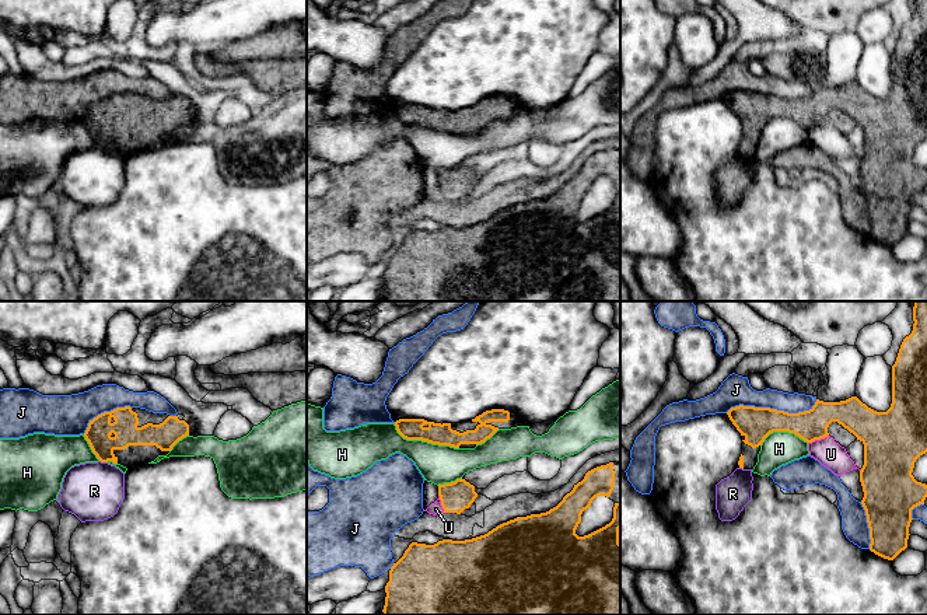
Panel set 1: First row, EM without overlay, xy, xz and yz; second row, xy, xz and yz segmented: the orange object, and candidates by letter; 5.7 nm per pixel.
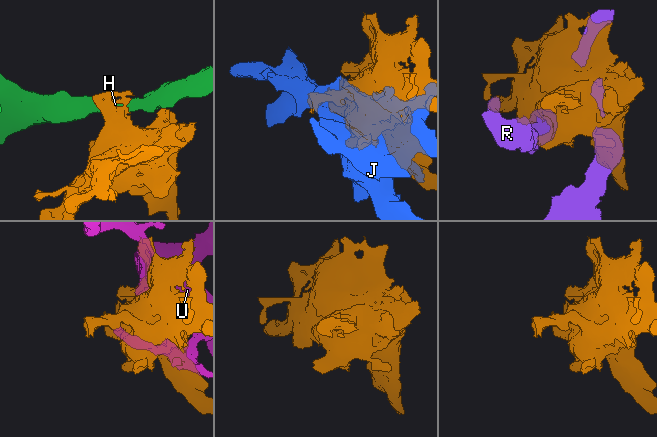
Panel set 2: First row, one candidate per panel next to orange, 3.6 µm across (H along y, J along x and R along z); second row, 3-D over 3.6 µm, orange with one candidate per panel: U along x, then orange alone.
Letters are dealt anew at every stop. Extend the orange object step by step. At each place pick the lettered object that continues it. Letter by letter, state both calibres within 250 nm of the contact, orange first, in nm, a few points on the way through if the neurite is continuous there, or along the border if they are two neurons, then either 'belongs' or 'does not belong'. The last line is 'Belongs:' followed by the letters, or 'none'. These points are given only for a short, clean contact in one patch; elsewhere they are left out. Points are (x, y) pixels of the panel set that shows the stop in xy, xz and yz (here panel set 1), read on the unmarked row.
H: 130 nm thick on the orange side, 220 nm on the other; does not belong
J: 190 nm thick on the orange side, 180 nm on the other; does not belong
R: 140 nm thick on the orange side, 340 nm on the other; border along xy (100, 146), (107, 149); does not belong
U: 180 nm thick on the orange side, 160 nm on the other; does not belong
Belongs: none

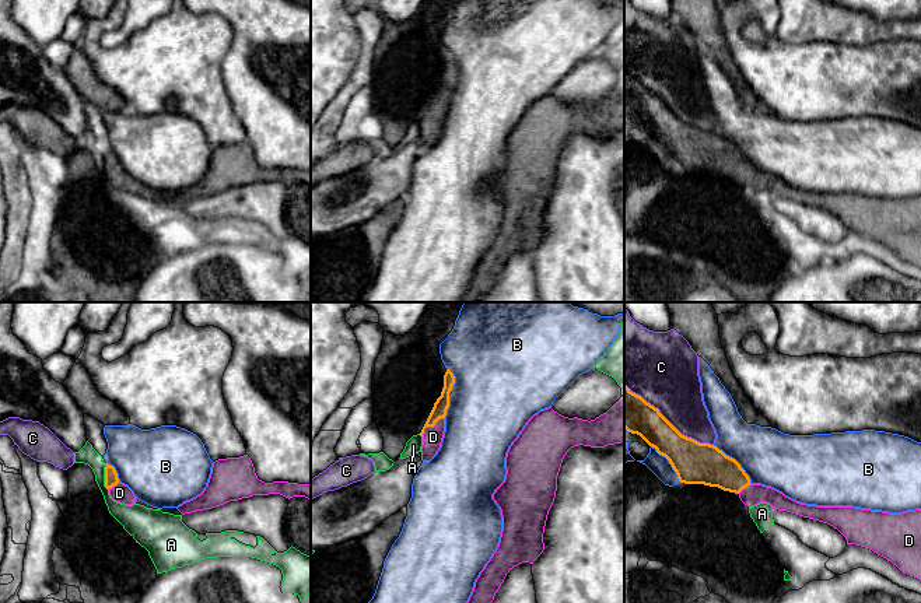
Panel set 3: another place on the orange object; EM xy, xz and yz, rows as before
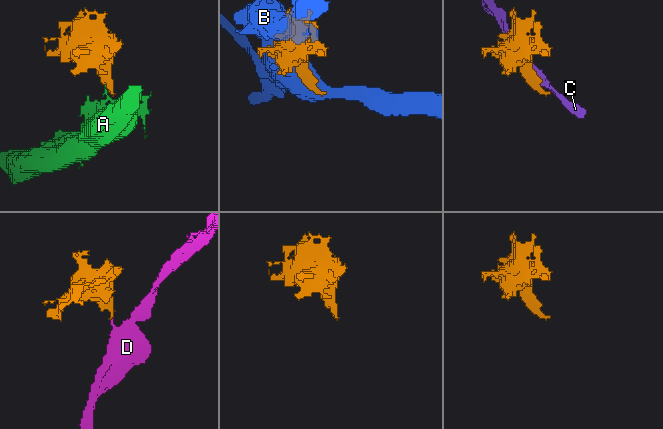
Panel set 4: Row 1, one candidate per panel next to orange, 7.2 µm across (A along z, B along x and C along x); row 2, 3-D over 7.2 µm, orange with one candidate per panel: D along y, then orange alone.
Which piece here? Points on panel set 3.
A: 80 nm thick on the orange side, 120 nm on the other; border along xy (105, 150), (105, 174), (108, 176); does not belong
B: 240 nm thick on the orange side, 320 nm on the other; does not belong
C: 220 nm thick on the orange side, 360 nm on the other; does not belong
D: 80 nm thick on the orange side, 110 nm on the other; runs through xz (440, 94), (437, 105), (430, 112), (433, 123); belongs
Belongs: D

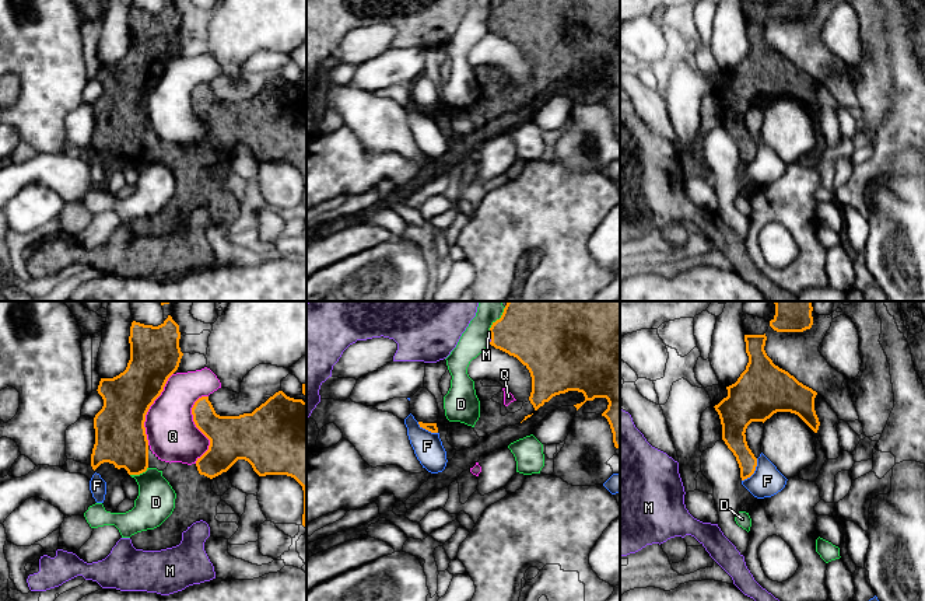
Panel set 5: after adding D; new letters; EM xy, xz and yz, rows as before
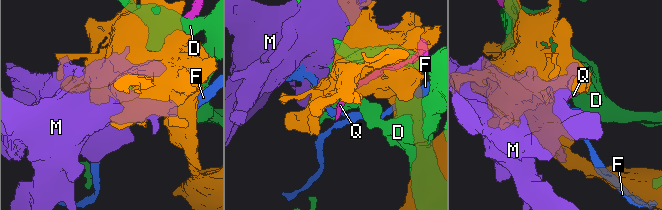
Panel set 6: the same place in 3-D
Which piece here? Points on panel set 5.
D: 300 nm thick on the orange side, 220 nm on the other; does not belong
F: 130 nm thick on the orange side, 180 nm on the other; border along yz (757, 144), (754, 157), (742, 167); does not belong
M: 300 nm thick on the orange side, 20 nm on the other; does not belong
Q: 260 nm thick on the orange side, 300 nm on the other; does not belong
Belongs: none

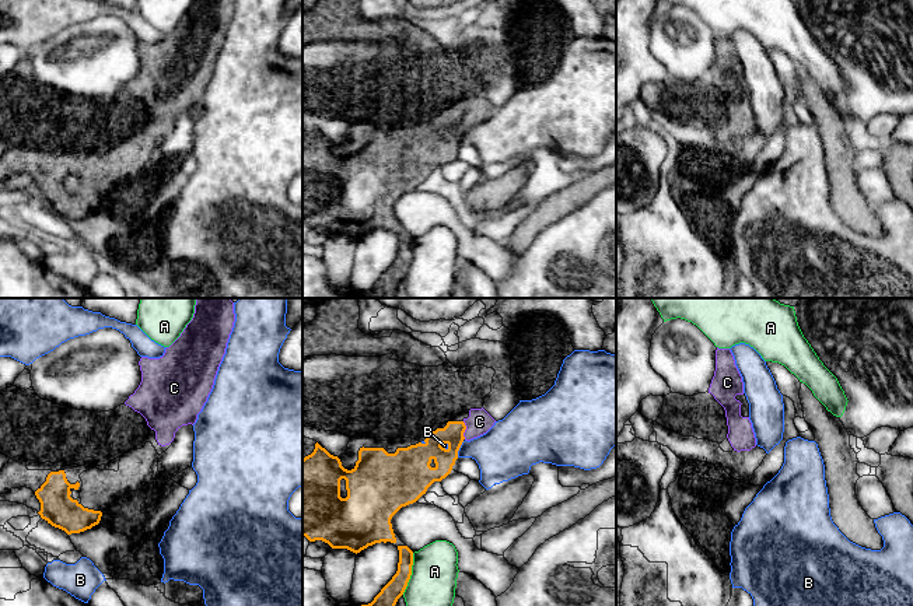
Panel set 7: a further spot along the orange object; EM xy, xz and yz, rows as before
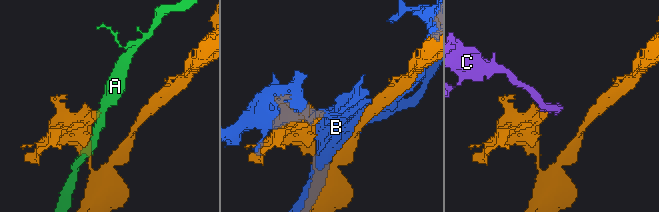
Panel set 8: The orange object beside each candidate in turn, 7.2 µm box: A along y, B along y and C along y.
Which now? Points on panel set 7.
A: 140 nm thick on the orange side, 280 nm on the other; border along xz (413, 240), (412, 261), (402, 280); does not belong
B: 170 nm thick on the orange side, 300 nm on the other; does not belong
C: 130 nm thick on the orange side, 140 nm on the other; belongs
Belongs: C

